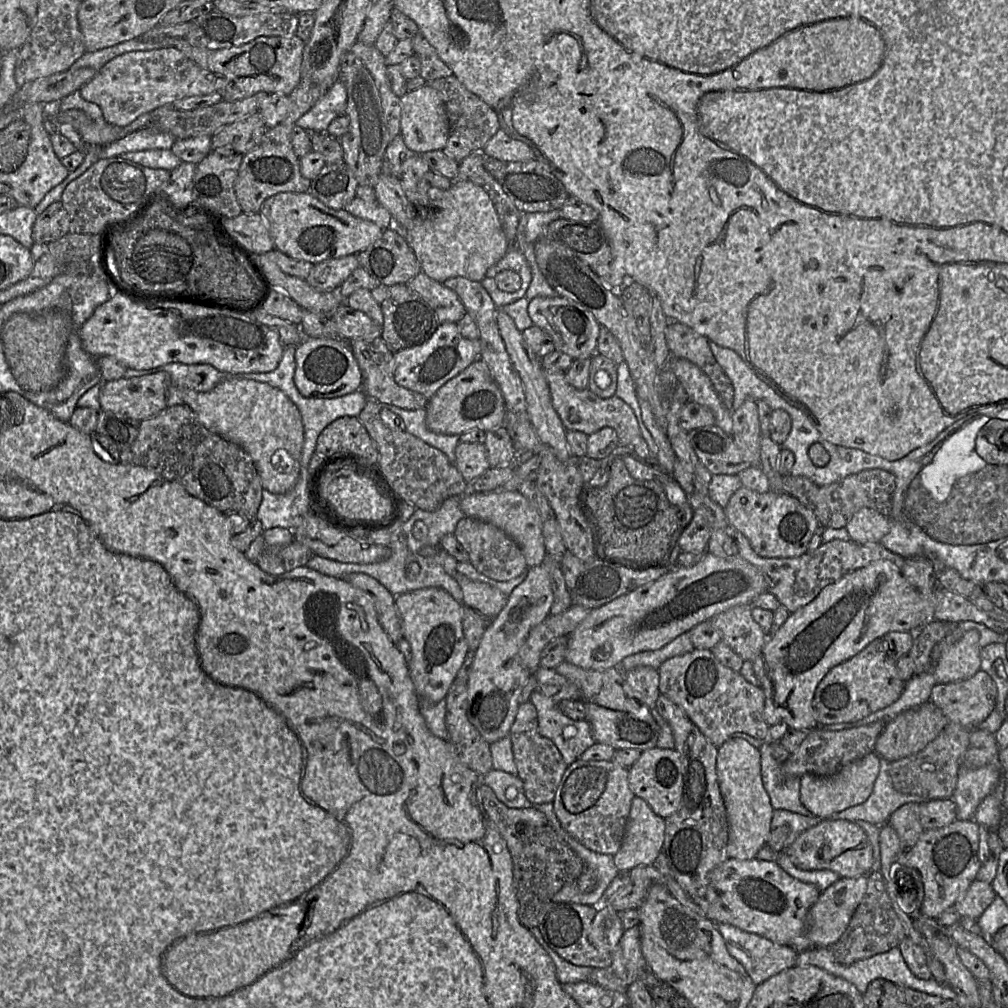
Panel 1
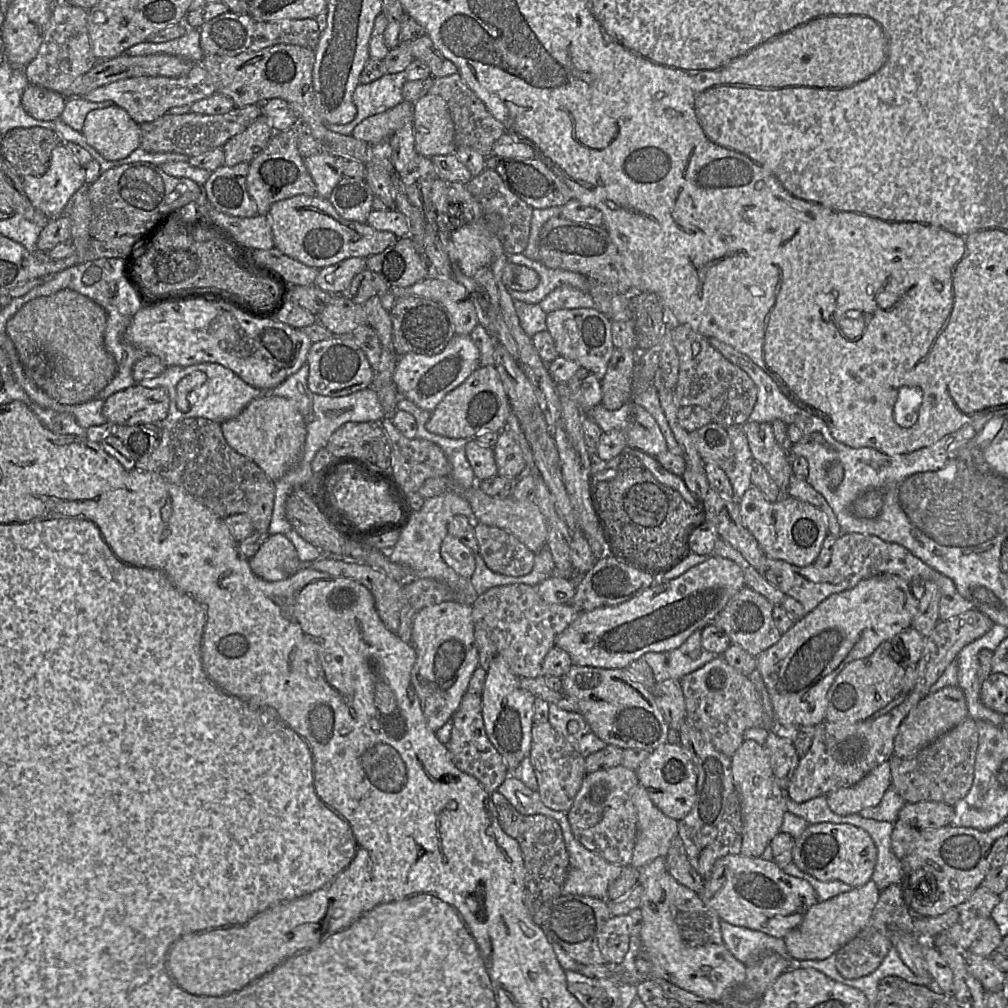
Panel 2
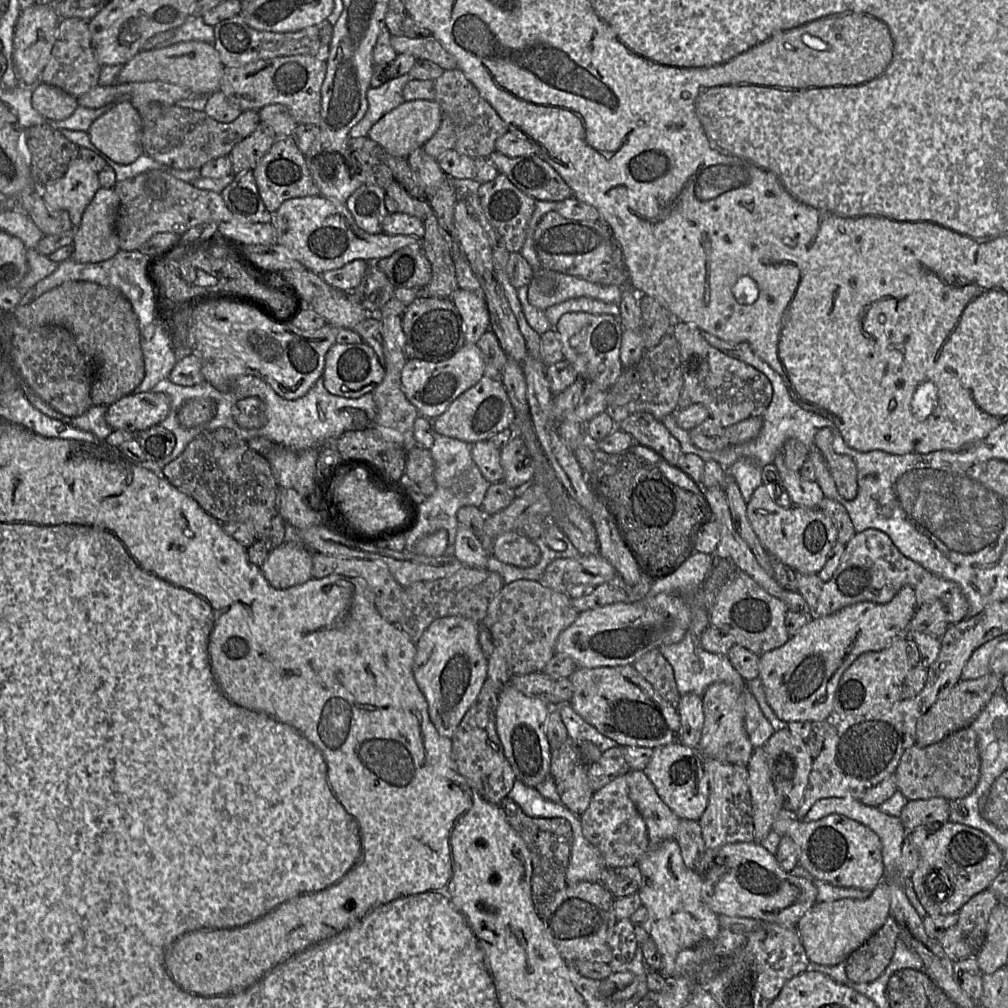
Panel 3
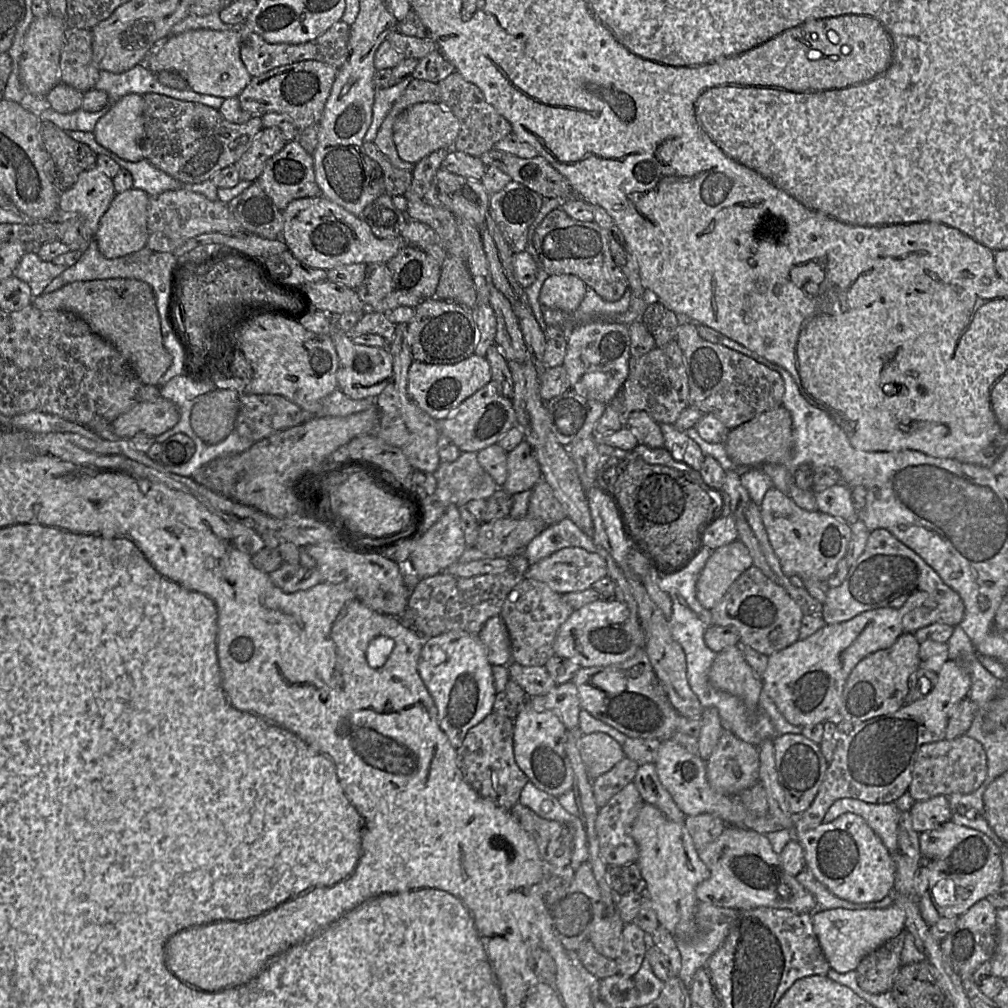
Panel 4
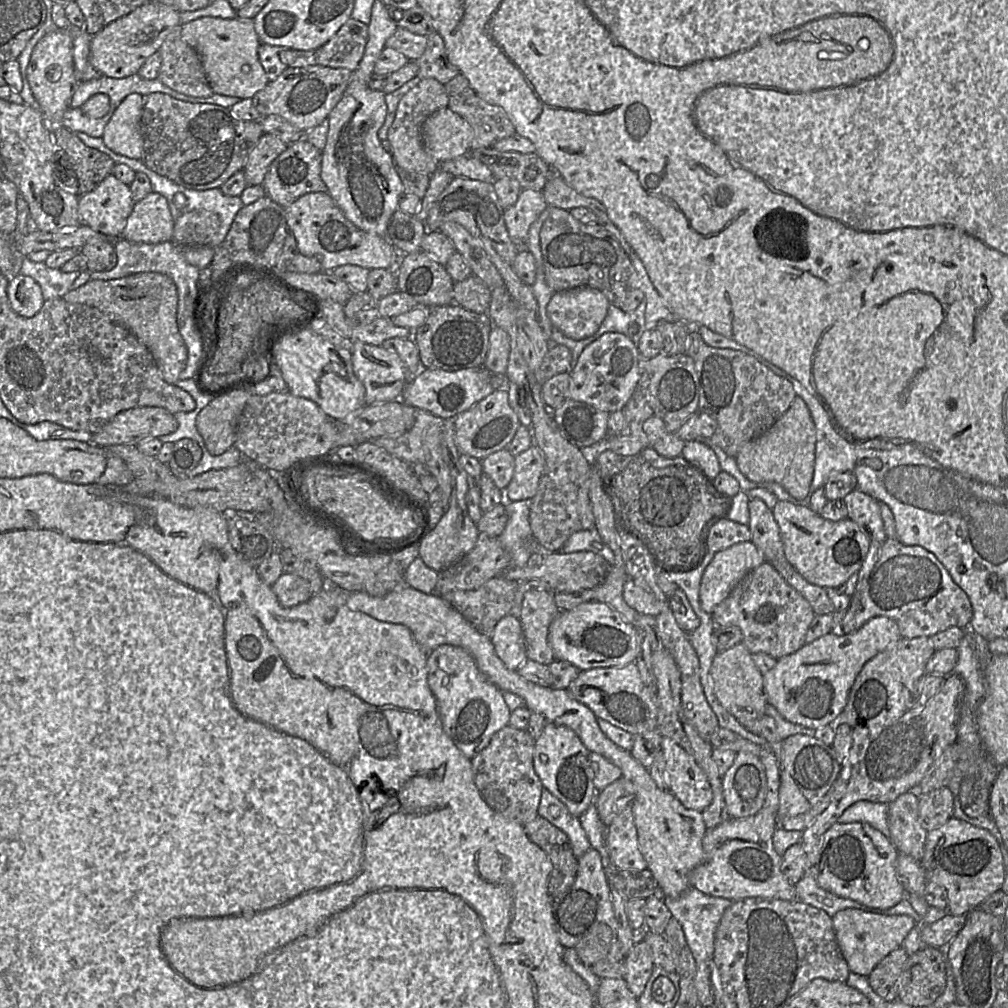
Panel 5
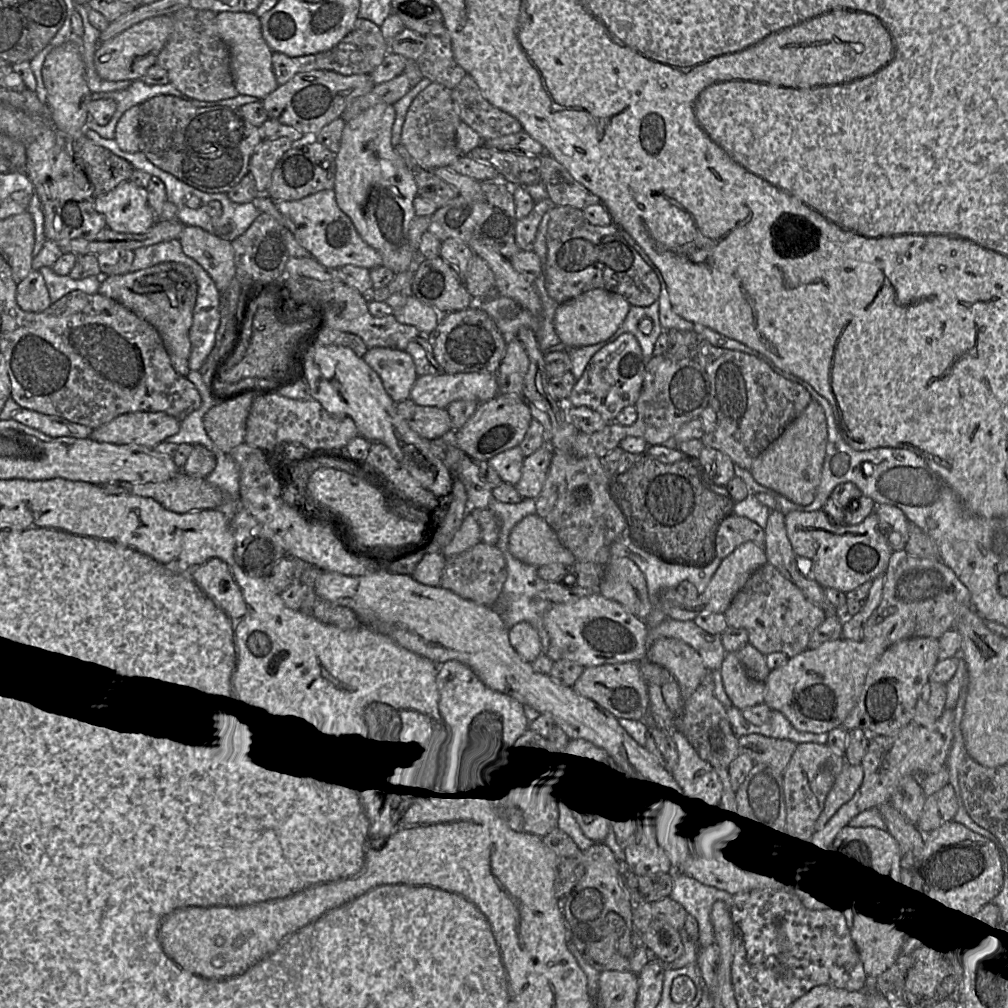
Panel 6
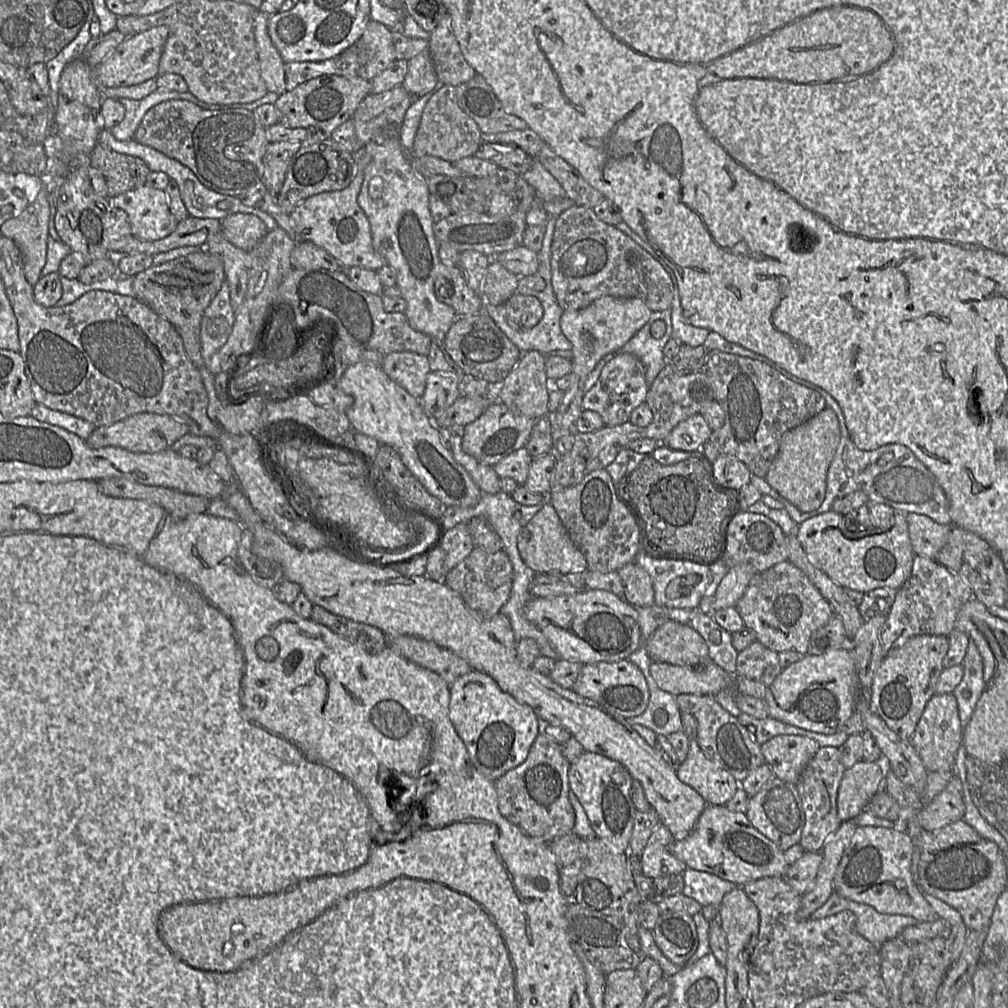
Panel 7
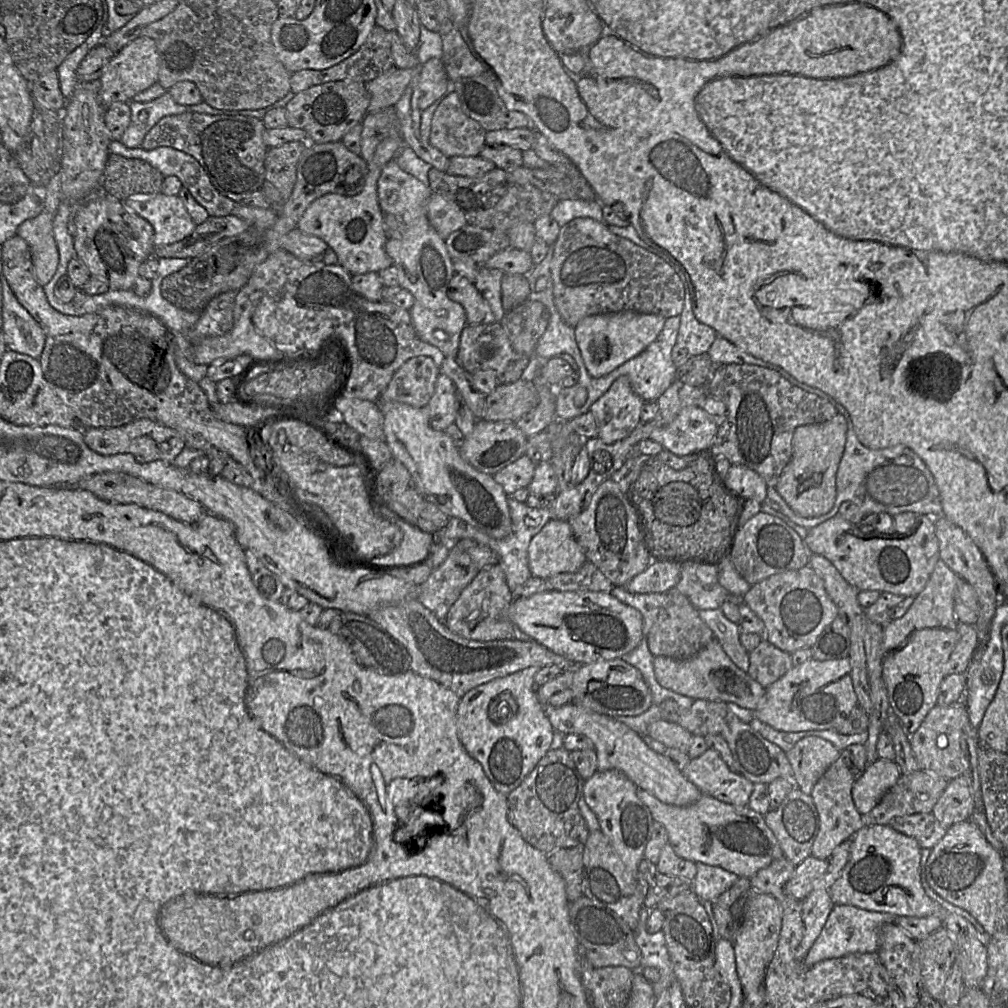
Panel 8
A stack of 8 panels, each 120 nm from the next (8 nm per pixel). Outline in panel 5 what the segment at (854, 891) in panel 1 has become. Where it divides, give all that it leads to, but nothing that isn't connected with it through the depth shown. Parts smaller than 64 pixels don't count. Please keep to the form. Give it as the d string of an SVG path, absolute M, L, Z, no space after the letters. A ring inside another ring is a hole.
M845 909L832 916L833 928L840 951L850 973L868 977L876 965L893 950L901 947L916 922L907 915L883 915L866 913L857 909Z

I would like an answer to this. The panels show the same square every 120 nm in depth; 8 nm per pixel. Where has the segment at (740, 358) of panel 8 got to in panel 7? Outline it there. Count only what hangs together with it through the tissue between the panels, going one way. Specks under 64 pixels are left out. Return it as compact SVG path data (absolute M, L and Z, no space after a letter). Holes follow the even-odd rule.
M715 331L709 332L703 345L707 351L717 349L723 352L760 360L768 364L788 379L818 392L825 399L826 405L837 415L841 431L840 441L828 468L825 498L817 510L812 512L802 512L798 510L788 500L777 493L764 478L751 474L750 483L763 495L769 495L778 500L783 505L783 509L788 513L790 518L797 524L800 524L806 519L818 514L830 511L832 509L833 501L836 498L848 495L855 491L862 491L867 496L869 502L884 504L891 507L894 511L900 511L905 514L915 513L924 515L941 525L951 525L951 519L947 507L947 497L943 489L939 485L935 476L907 446L896 443L886 444L872 451L860 450L855 446L850 437L840 405L821 387L793 375L761 354L755 353L739 344L726 340Z

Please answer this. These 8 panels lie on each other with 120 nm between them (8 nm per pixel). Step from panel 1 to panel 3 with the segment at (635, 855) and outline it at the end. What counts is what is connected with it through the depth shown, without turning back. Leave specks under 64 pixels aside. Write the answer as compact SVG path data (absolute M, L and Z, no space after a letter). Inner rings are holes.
M631 770L626 781L629 797L647 826L650 847L674 838L680 818L661 800L647 775L643 771Z

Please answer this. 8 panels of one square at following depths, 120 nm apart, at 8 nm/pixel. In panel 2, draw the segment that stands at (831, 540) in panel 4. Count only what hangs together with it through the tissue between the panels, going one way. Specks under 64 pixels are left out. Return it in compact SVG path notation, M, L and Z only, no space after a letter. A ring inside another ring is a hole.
M750 487L744 493L738 506L743 525L770 558L799 567L816 561L828 535L827 518L819 509L786 495L770 502L756 487Z

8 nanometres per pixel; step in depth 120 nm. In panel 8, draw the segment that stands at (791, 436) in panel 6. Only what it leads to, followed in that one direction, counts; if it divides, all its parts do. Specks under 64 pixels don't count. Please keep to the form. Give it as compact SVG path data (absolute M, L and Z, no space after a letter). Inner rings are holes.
M839 412L830 420L798 426L792 438L792 457L779 476L775 490L804 518L829 512L836 501L836 473L842 458L848 424Z

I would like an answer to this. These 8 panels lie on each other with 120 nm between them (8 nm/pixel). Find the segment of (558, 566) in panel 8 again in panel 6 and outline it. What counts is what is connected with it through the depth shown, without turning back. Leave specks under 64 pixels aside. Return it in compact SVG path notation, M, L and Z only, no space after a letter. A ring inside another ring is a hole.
M536 514L525 517L514 527L509 536L508 546L510 553L516 559L536 568L549 564L571 566L577 561L575 556L560 543L547 522Z

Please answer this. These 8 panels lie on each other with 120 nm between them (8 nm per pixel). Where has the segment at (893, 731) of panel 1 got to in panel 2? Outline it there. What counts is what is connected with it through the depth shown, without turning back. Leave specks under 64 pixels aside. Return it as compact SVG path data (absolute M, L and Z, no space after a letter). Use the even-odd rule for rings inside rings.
M956 685L930 692L905 717L894 739L893 755L910 758L969 717L964 692Z

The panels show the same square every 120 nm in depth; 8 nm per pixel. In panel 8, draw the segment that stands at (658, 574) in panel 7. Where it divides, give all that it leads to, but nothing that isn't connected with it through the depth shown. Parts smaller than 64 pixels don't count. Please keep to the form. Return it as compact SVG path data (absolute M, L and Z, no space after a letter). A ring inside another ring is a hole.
M681 563L681 581L674 588L685 595L698 610L719 609L728 591L719 584L718 578L715 578L715 583L710 582L707 585L695 583L697 565L698 563Z

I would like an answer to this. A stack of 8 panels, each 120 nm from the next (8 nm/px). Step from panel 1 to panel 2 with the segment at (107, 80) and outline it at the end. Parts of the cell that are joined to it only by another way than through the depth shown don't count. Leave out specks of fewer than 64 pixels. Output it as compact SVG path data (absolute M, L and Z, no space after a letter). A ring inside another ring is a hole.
M195 63L190 72L182 77L141 76L118 80L92 90L84 95L84 98L90 102L111 101L115 106L124 109L139 125L158 119L171 108L190 106L214 93L216 87L212 77L201 63Z

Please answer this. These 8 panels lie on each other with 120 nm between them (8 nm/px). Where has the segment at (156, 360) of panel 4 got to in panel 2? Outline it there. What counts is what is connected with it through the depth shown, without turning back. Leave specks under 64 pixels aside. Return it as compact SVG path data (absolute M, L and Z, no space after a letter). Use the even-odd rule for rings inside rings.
M61 290L20 308L7 321L6 333L24 367L28 359L36 353L43 353L52 362L54 369L51 376L37 379L35 384L56 401L76 405L95 399L117 373L117 364L104 345L106 322L107 314L99 304L76 291Z

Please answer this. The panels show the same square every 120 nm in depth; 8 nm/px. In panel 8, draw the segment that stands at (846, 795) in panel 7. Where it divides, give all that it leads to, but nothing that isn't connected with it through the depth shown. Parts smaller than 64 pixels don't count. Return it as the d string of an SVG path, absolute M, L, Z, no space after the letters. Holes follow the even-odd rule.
M879 758L868 764L852 787L853 802L859 813L864 815L871 811L901 776L894 761Z

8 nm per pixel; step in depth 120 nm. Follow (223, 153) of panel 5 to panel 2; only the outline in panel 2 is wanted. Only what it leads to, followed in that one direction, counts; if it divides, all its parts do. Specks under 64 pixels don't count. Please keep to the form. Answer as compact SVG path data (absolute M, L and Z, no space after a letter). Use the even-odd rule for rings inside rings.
M261 104L235 107L221 115L204 115L192 111L185 114L165 114L152 122L139 124L140 147L153 153L176 153L188 158L198 156L215 148L222 148L230 138L243 132L261 115Z

